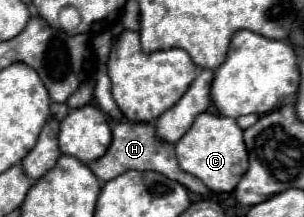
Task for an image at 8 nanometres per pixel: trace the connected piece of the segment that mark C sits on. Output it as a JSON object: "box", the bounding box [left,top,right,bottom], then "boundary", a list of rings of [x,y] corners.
{"box":[175,112,247,194],"boundary":[[[209,112],[199,114],[193,126],[187,130],[187,134],[175,144],[175,152],[181,170],[199,178],[215,194],[233,192],[247,170],[247,150],[243,142],[243,130],[235,124],[233,118],[223,118]]]}

